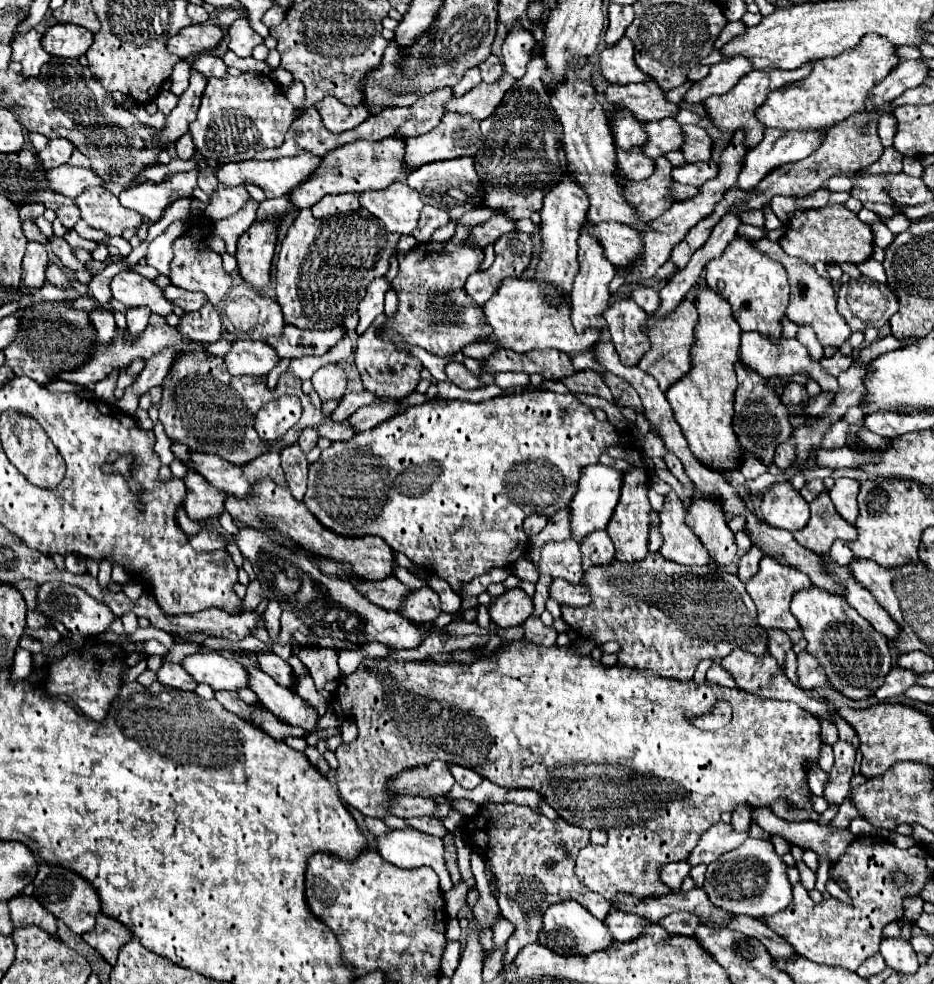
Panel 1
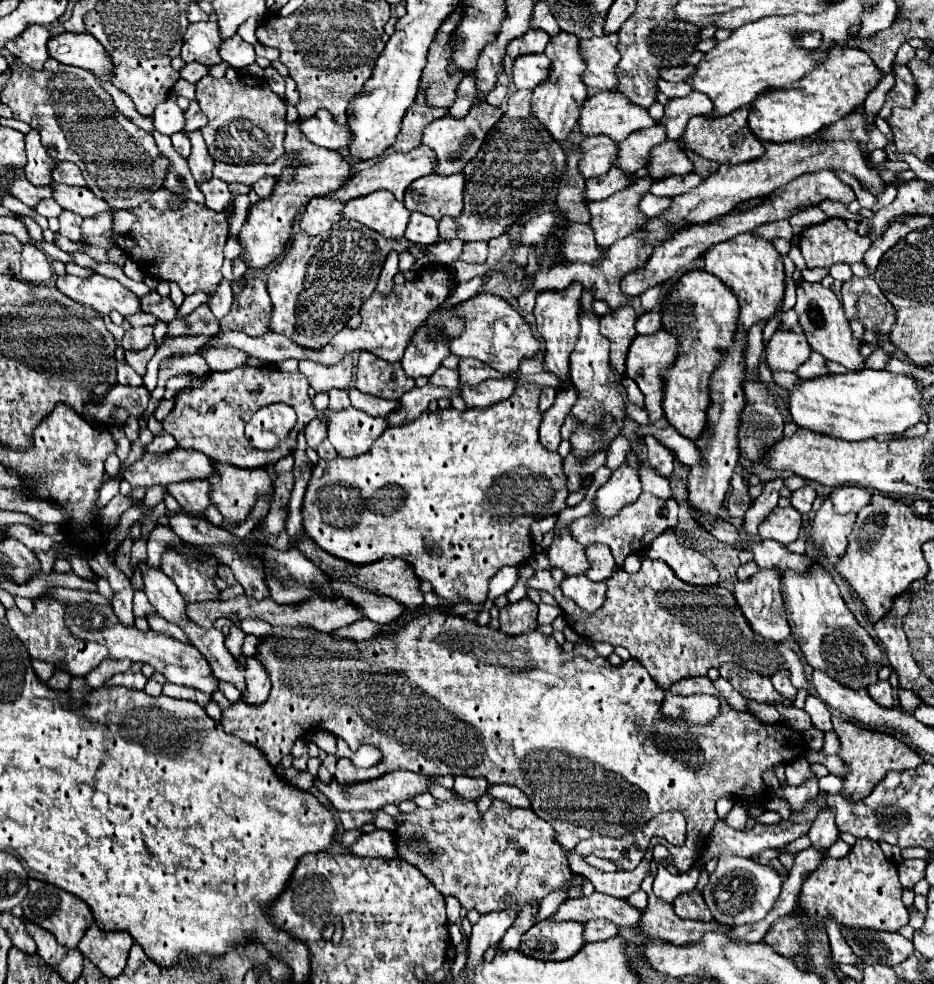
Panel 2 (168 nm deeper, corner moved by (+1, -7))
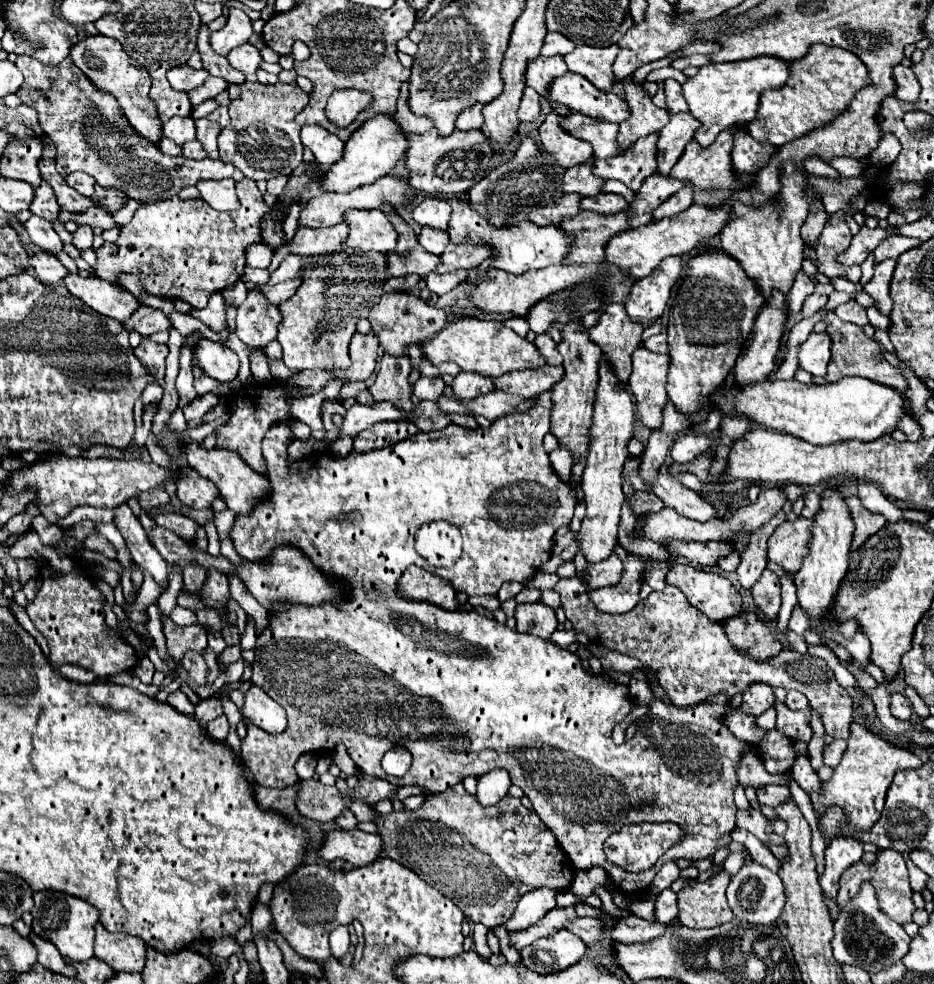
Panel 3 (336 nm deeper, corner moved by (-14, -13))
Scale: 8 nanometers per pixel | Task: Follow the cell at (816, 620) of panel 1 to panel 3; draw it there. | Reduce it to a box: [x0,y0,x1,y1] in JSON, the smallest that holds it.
[793,490,871,668]

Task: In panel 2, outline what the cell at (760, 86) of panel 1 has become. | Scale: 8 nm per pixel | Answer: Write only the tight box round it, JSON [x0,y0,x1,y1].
[680,106,764,164]

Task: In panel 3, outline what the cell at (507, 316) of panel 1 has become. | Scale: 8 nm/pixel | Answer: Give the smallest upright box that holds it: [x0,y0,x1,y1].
[423,318,545,378]

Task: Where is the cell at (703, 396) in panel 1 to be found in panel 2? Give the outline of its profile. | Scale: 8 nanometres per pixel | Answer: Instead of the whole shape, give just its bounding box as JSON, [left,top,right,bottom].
[662,270,738,440]

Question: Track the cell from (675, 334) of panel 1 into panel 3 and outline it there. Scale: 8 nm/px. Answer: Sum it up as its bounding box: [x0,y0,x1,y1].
[629,348,667,430]

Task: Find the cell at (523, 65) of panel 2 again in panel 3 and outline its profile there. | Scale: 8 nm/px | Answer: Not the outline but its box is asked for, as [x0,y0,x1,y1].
[551,72,631,124]

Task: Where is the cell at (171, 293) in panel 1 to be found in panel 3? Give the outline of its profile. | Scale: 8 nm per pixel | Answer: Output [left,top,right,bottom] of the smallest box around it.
[123,306,171,336]

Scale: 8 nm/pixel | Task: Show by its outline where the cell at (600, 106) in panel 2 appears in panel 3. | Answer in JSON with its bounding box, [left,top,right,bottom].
[559,112,621,158]

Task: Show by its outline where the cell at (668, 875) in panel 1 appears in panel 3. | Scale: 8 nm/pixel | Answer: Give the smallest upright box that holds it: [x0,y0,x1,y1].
[655,890,677,924]

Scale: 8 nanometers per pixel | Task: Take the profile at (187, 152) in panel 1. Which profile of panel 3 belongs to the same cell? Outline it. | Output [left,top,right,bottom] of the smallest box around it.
[183,140,207,160]

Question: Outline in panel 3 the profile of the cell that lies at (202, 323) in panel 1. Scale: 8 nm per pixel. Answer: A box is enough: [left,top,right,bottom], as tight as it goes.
[193,292,227,332]

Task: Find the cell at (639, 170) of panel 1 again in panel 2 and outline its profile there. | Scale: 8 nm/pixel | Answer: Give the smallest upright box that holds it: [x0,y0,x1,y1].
[584,166,634,200]

